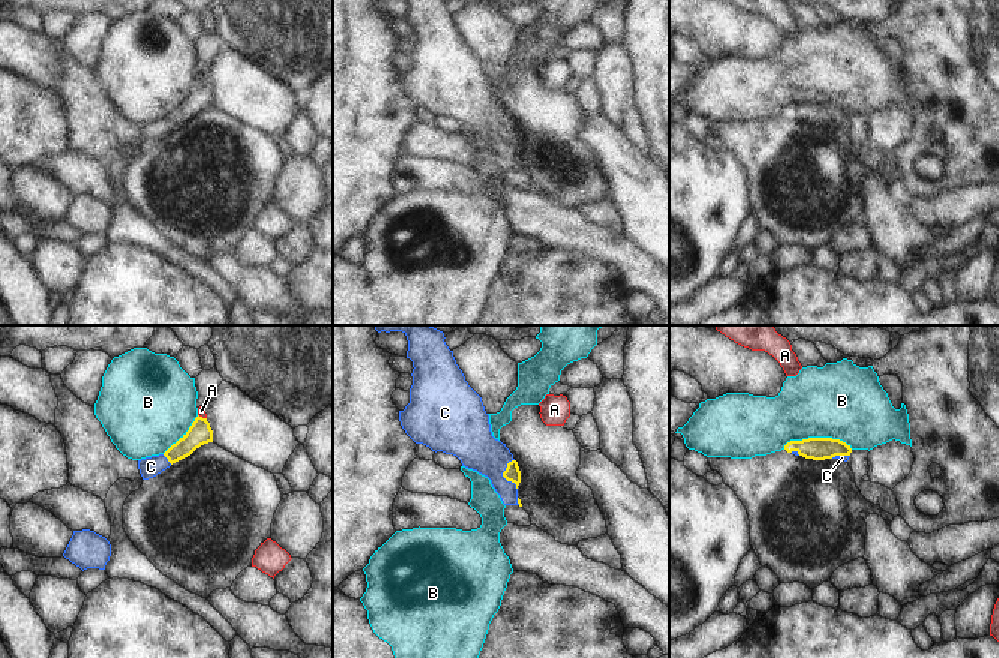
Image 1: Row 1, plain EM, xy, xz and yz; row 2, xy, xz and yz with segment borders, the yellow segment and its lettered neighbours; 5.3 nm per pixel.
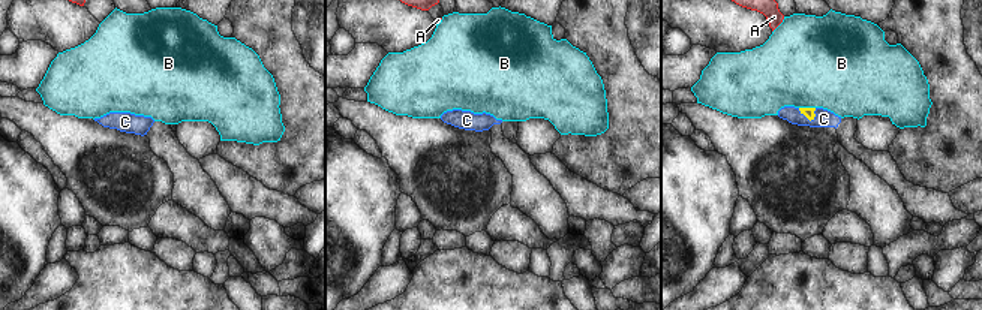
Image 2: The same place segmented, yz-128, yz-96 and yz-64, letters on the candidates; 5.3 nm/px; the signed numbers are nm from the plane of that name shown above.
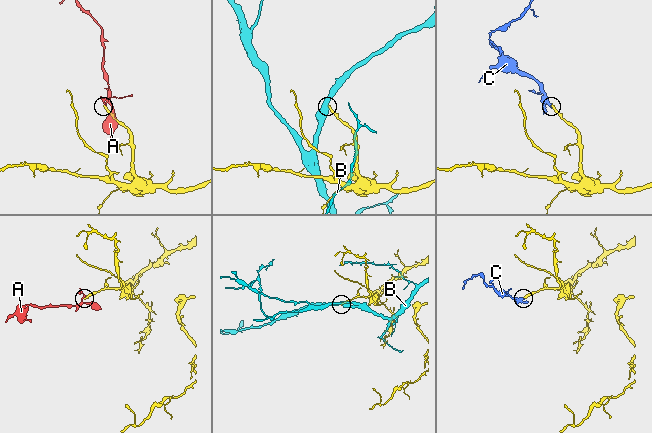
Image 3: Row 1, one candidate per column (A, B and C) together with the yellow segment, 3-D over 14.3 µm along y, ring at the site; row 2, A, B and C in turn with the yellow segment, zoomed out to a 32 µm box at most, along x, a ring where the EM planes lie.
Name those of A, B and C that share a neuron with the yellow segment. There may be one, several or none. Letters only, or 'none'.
C

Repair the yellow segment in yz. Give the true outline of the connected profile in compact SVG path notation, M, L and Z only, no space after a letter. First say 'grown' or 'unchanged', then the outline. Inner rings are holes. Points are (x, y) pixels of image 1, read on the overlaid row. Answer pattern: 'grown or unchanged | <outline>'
grown | M808 438L790 441L784 445L788 453L813 460L840 459L848 462L852 453L850 445L832 438Z

